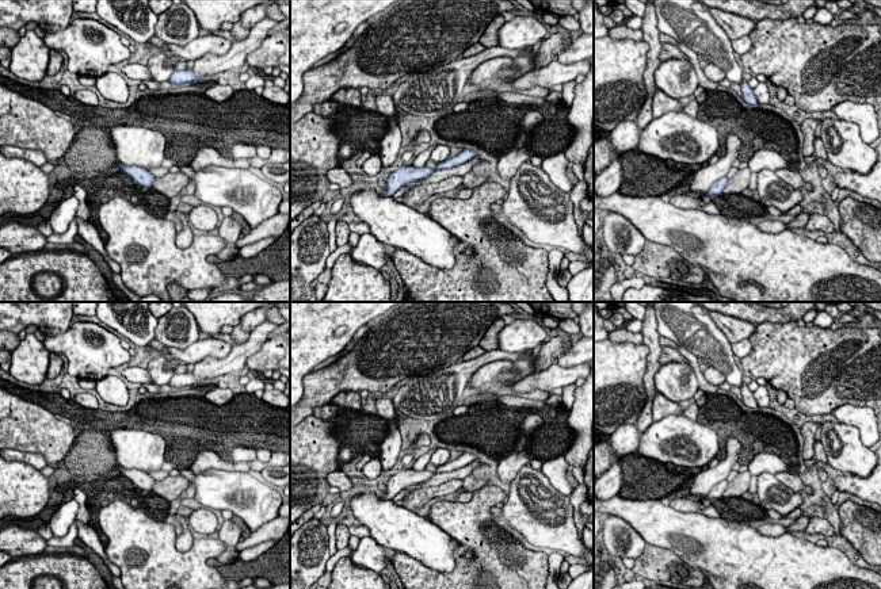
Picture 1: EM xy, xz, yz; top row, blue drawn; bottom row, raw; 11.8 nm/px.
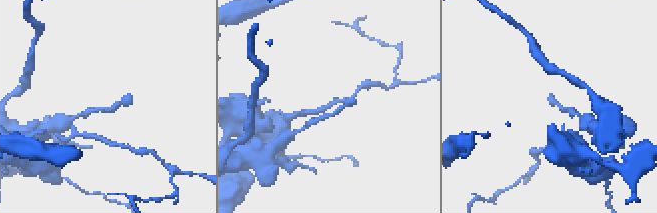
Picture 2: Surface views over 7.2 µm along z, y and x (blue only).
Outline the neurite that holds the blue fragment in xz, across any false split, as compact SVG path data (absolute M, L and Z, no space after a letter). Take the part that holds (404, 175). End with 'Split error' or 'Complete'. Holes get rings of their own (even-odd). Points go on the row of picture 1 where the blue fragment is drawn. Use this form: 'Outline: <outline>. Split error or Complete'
Outline: M465 149L461 153L458 153L457 156L438 162L435 168L428 168L426 165L422 168L413 168L411 165L401 167L389 175L389 177L386 179L386 187L384 188L384 192L380 195L392 196L397 190L404 187L405 184L409 184L412 181L419 181L419 180L430 176L432 172L435 172L438 169L449 169L449 168L461 165L464 162L468 162L474 156L476 156L474 150Z. Complete

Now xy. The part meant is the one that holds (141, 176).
Outline: M119 164L119 169L129 177L131 177L140 187L152 188L153 183L156 181L156 176L141 167Z. Complete

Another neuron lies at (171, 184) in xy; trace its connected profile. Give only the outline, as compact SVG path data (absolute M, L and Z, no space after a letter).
M168 172L163 177L156 177L152 190L171 199L178 196L182 188L188 184L188 181L190 177L183 172L175 172L175 173Z

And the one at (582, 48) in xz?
M581 34L572 45L557 54L556 61L569 65L583 60L590 60L594 56L594 35Z

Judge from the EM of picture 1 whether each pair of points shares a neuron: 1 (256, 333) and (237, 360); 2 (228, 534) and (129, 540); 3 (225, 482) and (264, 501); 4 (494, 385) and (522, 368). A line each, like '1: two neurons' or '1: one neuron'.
1: one neuron
2: two neurons
3: one neuron
4: one neuron

